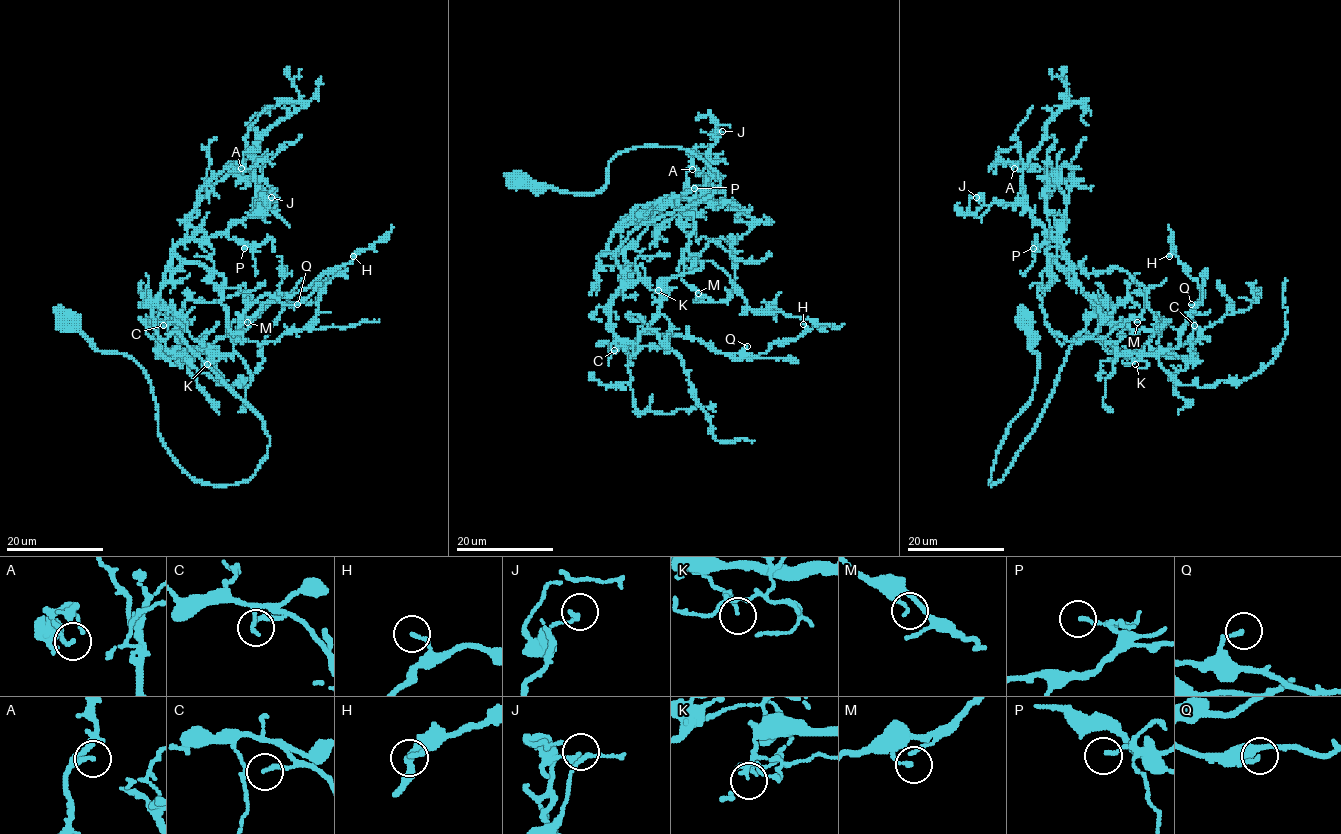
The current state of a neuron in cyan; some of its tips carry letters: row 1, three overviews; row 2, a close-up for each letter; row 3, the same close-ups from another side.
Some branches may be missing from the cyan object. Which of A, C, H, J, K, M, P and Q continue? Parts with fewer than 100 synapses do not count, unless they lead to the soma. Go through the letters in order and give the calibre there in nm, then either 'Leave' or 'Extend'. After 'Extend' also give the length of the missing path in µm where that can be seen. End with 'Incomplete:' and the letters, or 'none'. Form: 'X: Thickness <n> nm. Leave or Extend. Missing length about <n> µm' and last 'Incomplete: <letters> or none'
A: Thickness 160 nm. Leave
C: Thickness 170 nm. Leave
H: Thickness 150 nm. Leave
J: Thickness 180 nm. Leave
K: Thickness 110 nm. Leave
M: Thickness 140 nm. Leave
P: Thickness 130 nm. Leave
Q: Thickness 160 nm. Leave
Incomplete: none

